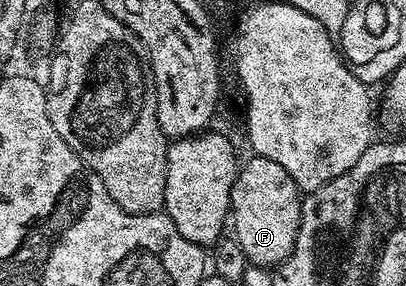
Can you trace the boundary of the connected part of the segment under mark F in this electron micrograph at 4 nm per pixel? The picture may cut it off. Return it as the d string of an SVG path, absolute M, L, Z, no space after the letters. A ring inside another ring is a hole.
M253 154L251 158L245 163L243 160L232 186L230 227L236 230L236 244L253 268L275 269L294 249L300 224L302 192L296 186L294 177L290 177L278 161L270 161L258 154Z

